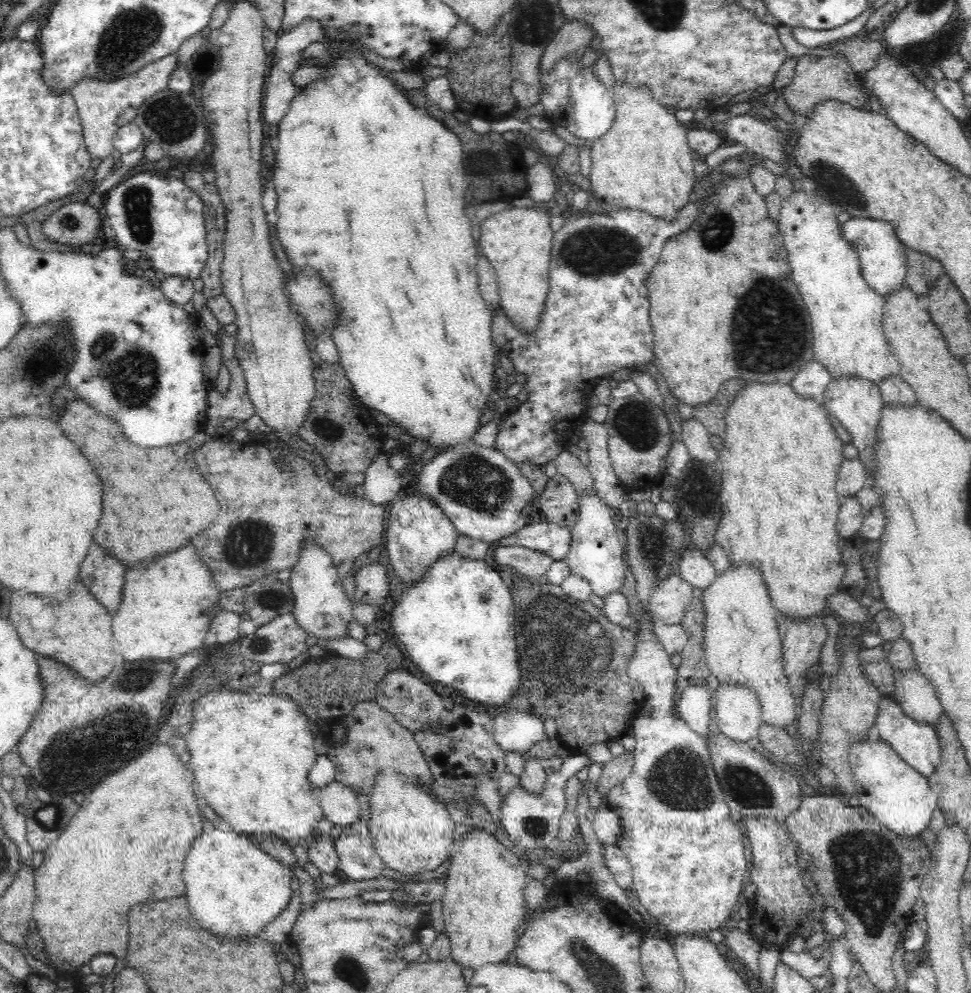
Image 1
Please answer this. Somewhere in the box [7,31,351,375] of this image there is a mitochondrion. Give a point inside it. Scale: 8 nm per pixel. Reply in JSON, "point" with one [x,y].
{"point":[173,120]}

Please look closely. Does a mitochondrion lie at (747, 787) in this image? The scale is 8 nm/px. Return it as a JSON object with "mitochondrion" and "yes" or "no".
{"mitochondrion":"yes"}

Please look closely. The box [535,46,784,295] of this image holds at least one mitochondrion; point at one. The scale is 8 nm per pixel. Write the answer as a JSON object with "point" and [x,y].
{"point":[589,252]}

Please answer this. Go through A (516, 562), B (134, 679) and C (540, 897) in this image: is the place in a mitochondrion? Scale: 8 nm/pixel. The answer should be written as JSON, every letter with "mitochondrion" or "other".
{"A":"other","B":"mitochondrion","C":"other"}

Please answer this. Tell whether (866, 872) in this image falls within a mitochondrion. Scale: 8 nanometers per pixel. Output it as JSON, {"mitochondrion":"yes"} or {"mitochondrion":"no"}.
{"mitochondrion":"yes"}

